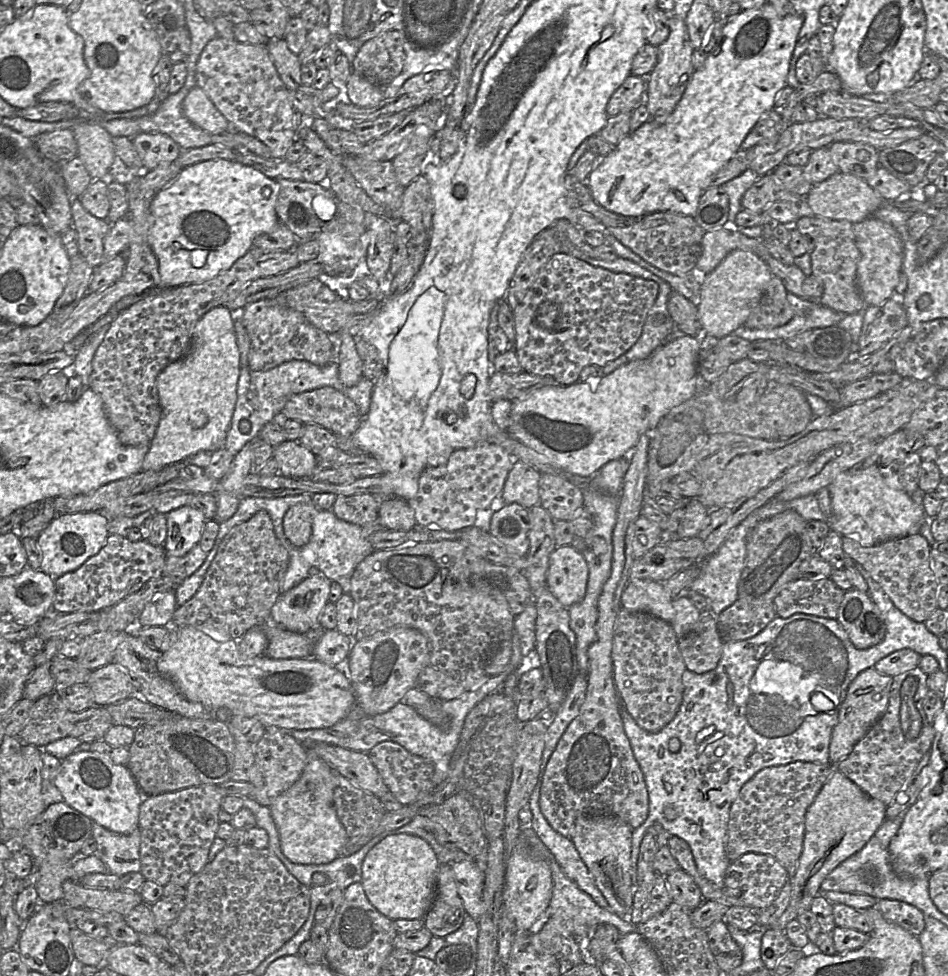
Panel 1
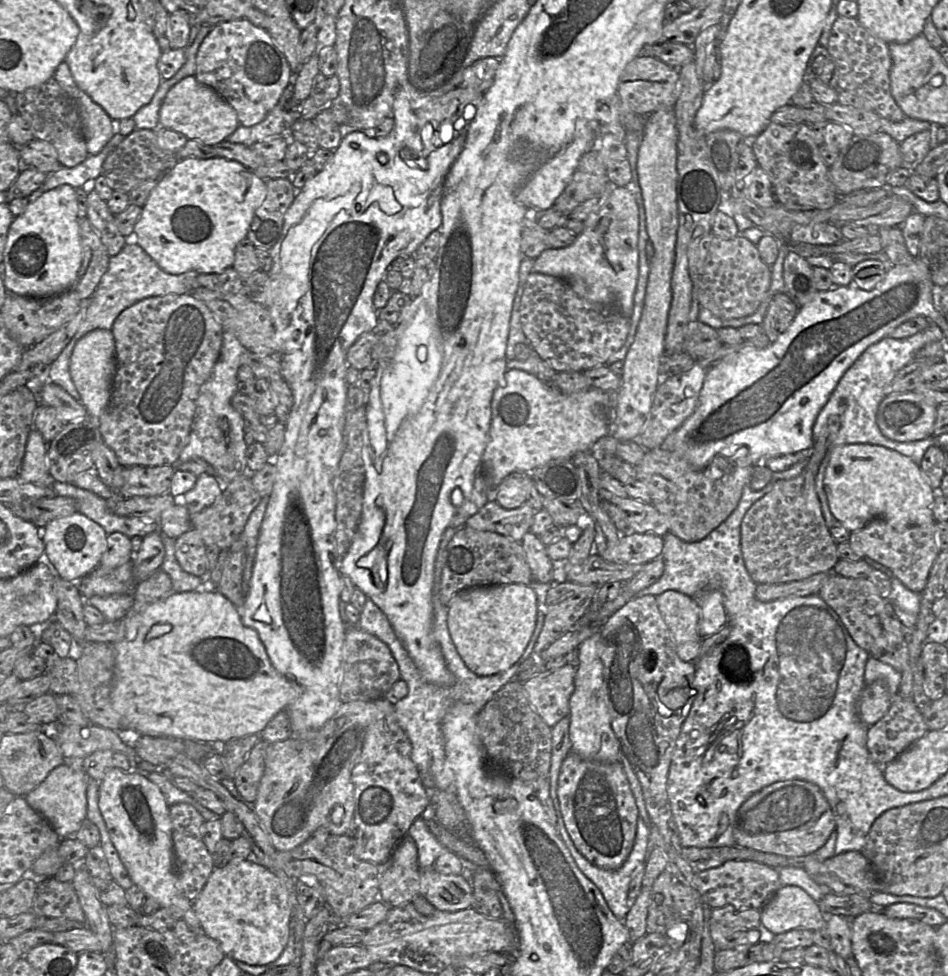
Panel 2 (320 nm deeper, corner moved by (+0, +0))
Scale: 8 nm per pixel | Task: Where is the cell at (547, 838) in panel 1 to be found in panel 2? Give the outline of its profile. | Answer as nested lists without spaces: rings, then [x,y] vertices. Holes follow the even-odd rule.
[[[639,816],[633,848],[616,870],[600,868],[587,860],[576,847],[567,846],[578,868],[598,887],[614,916],[623,922],[632,905],[628,901],[629,886],[634,871],[639,865],[645,864],[649,836],[649,828]]]

